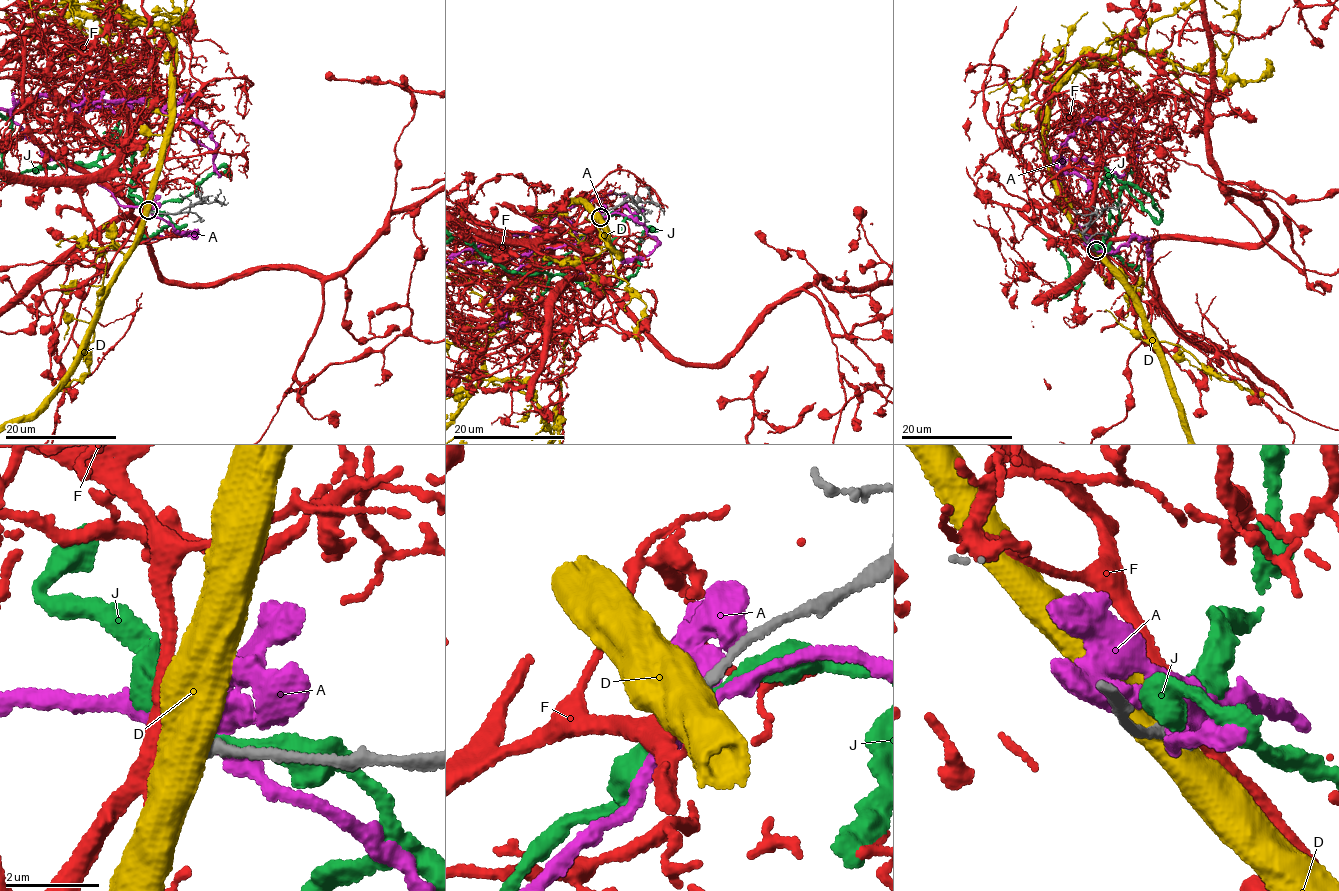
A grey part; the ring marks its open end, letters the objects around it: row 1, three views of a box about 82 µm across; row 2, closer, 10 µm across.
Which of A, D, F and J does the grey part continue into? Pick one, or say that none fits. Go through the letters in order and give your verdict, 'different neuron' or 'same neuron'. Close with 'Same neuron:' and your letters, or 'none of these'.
A: different neuron
D: different neuron
F: same neuron
J: different neuron
Same neuron: F

